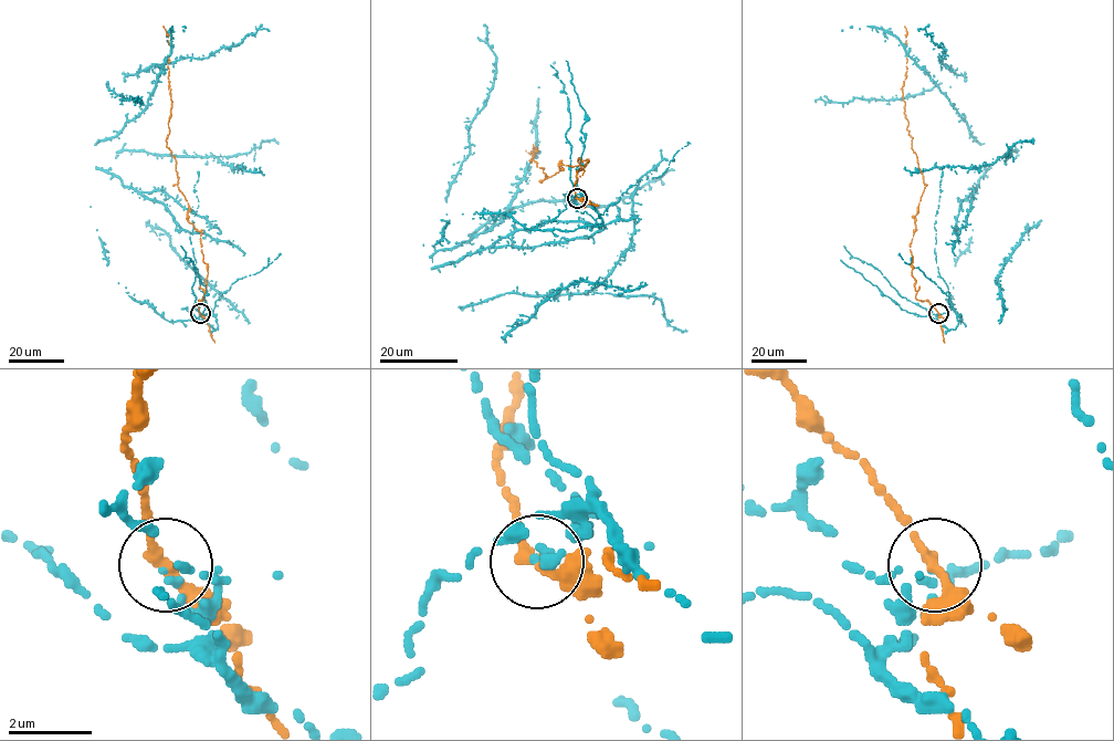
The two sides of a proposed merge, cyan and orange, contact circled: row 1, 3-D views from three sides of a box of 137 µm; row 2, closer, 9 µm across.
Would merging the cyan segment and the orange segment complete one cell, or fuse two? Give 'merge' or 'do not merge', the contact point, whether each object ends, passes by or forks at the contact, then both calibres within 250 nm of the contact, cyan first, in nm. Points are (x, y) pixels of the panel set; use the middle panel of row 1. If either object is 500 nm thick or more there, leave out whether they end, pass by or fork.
do not merge | (577, 198) | cyan ends | orange passes by | 180/260 nm

